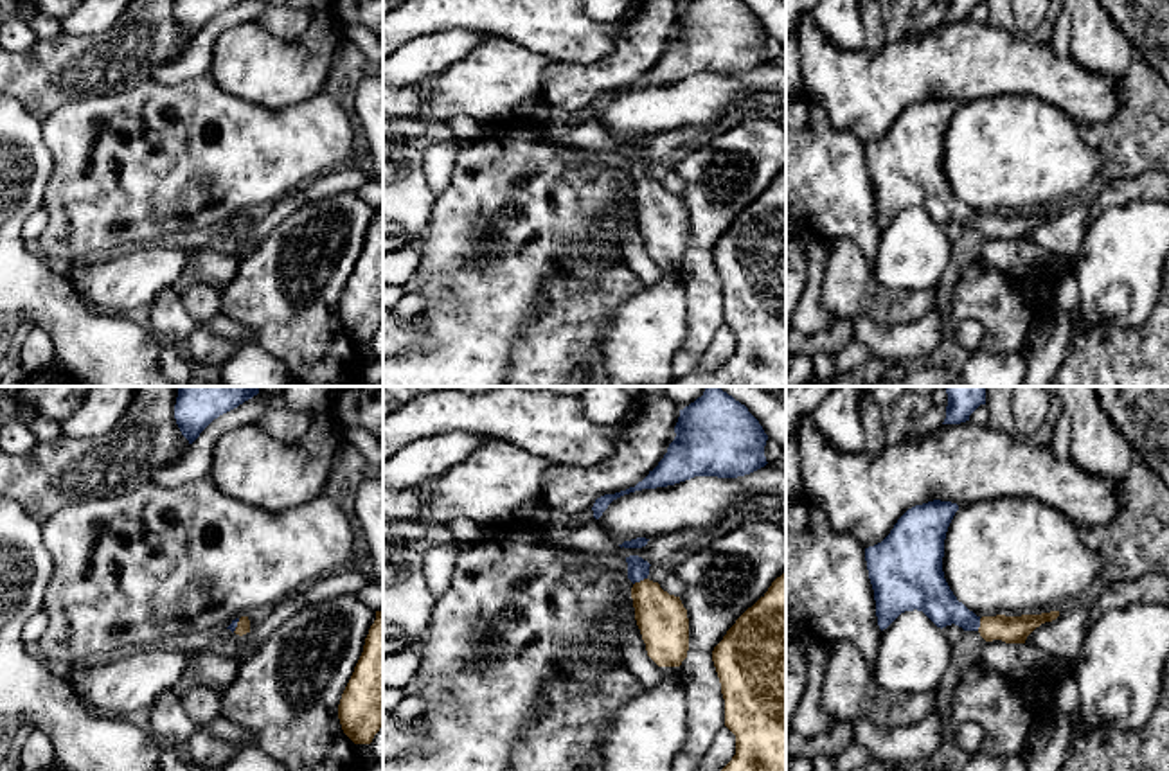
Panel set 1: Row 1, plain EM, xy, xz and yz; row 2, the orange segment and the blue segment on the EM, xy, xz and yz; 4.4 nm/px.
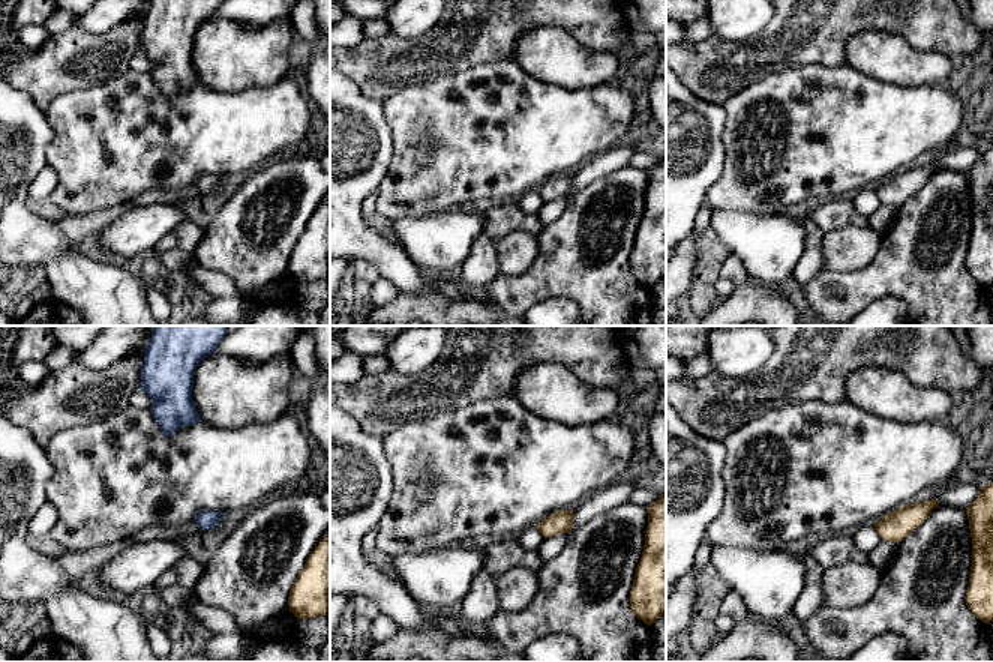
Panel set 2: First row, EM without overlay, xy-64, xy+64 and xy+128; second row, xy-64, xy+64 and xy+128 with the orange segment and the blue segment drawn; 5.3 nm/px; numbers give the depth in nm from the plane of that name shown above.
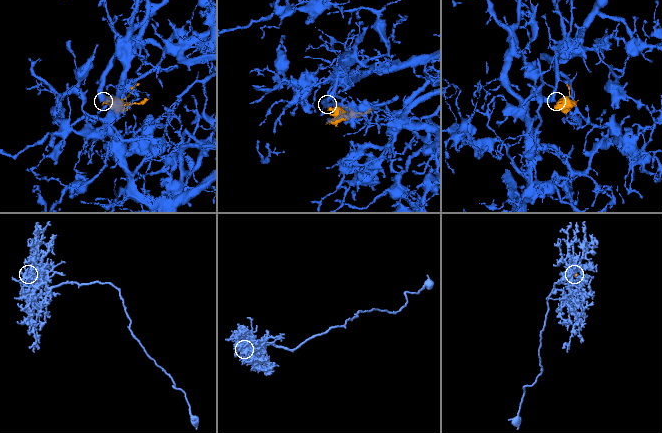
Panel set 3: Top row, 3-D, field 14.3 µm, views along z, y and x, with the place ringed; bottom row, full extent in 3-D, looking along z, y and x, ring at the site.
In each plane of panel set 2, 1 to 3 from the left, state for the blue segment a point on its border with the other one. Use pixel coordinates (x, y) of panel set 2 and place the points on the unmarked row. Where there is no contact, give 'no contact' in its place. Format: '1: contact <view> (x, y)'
1: no contact
2: no contact
3: no contact

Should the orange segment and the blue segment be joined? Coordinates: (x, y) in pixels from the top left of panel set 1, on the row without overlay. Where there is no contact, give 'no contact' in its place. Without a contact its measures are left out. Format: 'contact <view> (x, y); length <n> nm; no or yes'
contact xz (641, 178); length 70 nm; yes

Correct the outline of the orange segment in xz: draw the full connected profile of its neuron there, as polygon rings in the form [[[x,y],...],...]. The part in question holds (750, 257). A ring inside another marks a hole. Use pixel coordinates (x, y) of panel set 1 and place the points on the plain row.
[[[786,171],[748,205],[712,248],[725,297],[725,323],[736,332],[736,352],[716,372],[691,374],[667,386],[786,386]]]

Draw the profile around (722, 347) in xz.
[[[723,323],[710,343],[700,352],[694,374],[710,374],[719,370],[736,352],[736,332]]]

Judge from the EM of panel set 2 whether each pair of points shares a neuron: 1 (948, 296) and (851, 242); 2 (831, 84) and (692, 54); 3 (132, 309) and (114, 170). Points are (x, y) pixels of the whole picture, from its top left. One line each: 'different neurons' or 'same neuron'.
1: different neurons
2: different neurons
3: different neurons

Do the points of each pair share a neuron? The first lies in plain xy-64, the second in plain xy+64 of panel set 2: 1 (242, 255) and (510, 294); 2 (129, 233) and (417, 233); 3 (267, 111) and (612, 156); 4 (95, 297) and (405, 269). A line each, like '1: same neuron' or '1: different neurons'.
1: same neuron
2: same neuron
3: different neurons
4: same neuron

